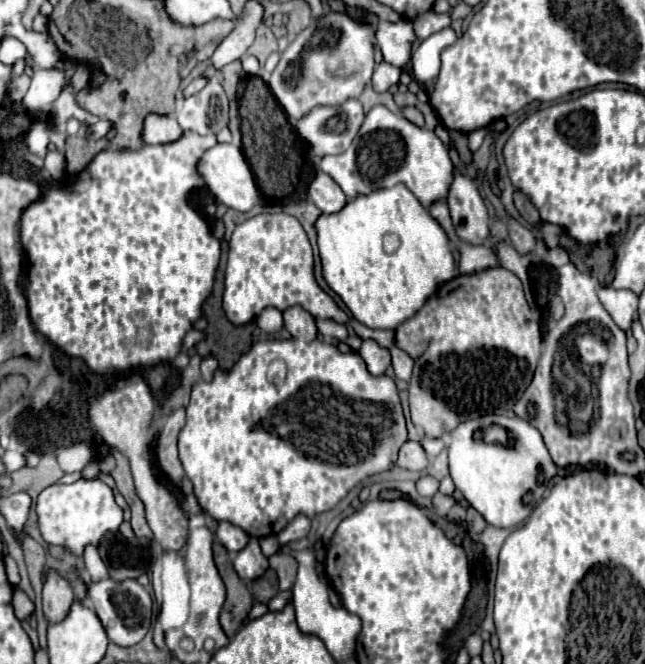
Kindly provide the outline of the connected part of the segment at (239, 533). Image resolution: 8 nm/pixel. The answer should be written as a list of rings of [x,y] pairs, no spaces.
[[[225,520],[217,524],[215,536],[229,552],[239,552],[249,542],[249,534],[245,530],[241,530],[239,526],[235,526],[231,522],[225,522]]]

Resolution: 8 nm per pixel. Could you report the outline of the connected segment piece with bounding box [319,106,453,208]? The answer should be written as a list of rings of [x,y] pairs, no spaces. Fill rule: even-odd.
[[[375,106],[365,116],[357,142],[357,146],[349,146],[339,156],[325,156],[319,160],[319,168],[341,186],[347,198],[369,194],[377,188],[391,186],[393,182],[403,182],[425,208],[447,196],[453,178],[453,162],[445,144],[433,130],[419,128],[403,114],[395,114],[385,106]]]

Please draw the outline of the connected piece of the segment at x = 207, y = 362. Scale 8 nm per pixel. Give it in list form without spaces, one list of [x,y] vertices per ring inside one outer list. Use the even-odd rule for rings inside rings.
[[[207,356],[207,358],[203,358],[201,360],[201,374],[203,374],[203,378],[205,380],[211,380],[211,376],[213,376],[213,372],[217,370],[217,358],[215,356]]]

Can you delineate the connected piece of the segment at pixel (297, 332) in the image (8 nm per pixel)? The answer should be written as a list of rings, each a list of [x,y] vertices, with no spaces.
[[[291,306],[291,308],[283,310],[283,322],[293,338],[299,338],[305,342],[311,342],[317,338],[315,318],[301,306]]]

